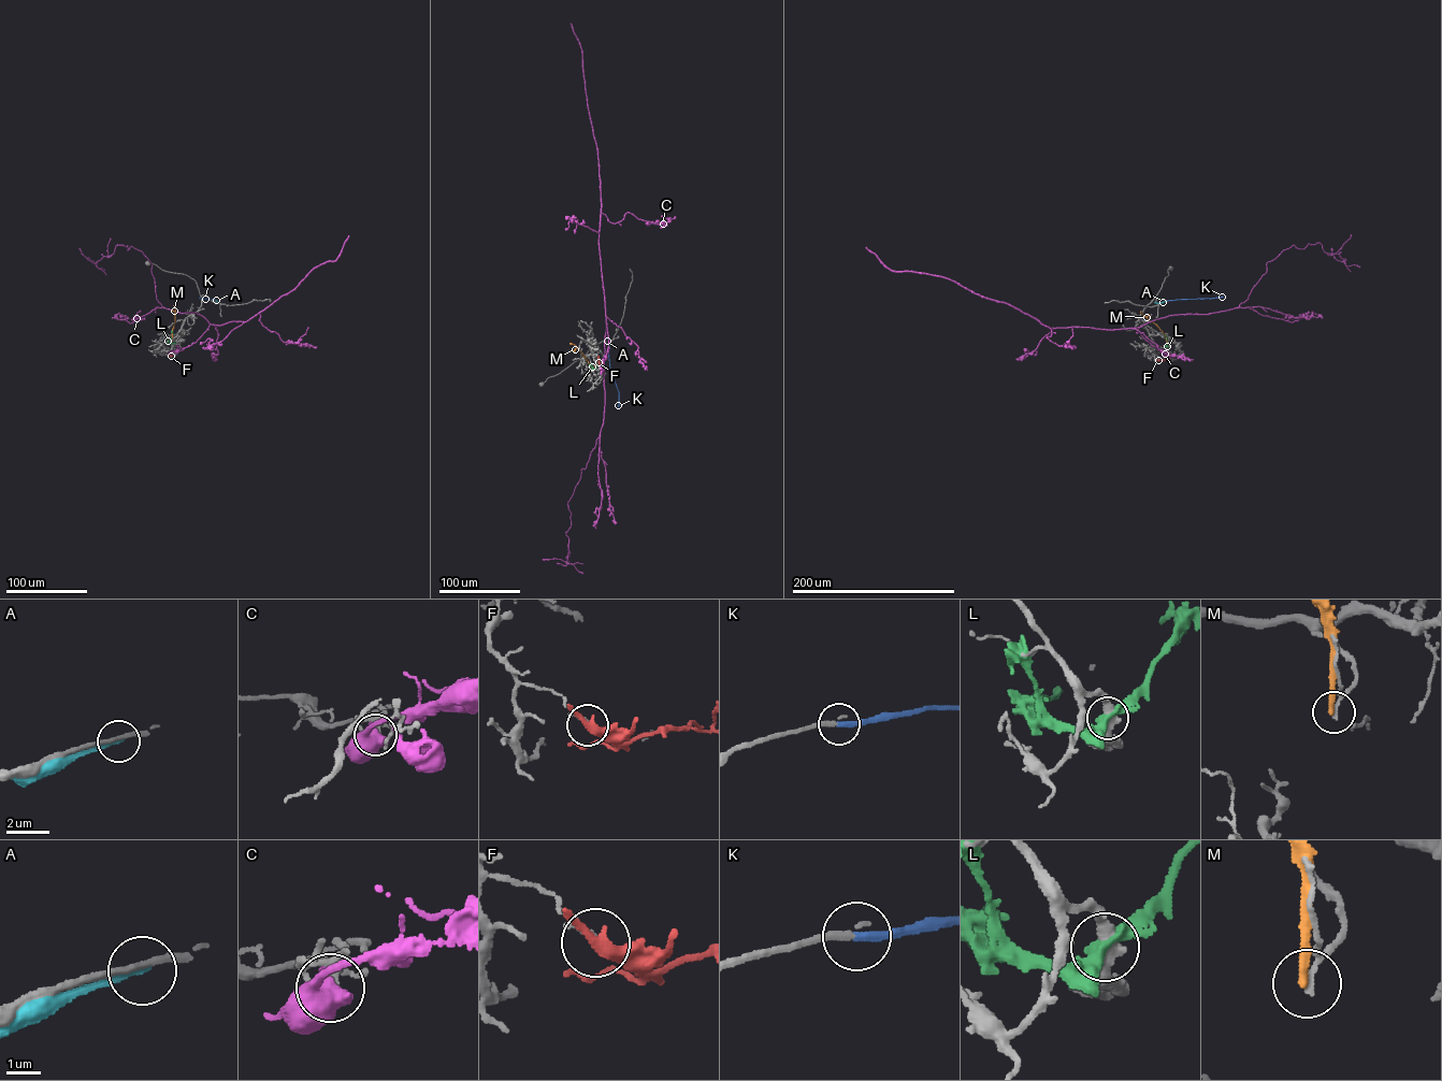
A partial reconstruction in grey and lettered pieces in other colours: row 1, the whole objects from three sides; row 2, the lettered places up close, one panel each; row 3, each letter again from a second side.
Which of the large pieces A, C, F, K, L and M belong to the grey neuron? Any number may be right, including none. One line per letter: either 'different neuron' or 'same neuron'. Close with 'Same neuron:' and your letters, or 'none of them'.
A: different neuron
C: different neuron
F: different neuron
K: same neuron
L: different neuron
M: different neuron
Same neuron: K

